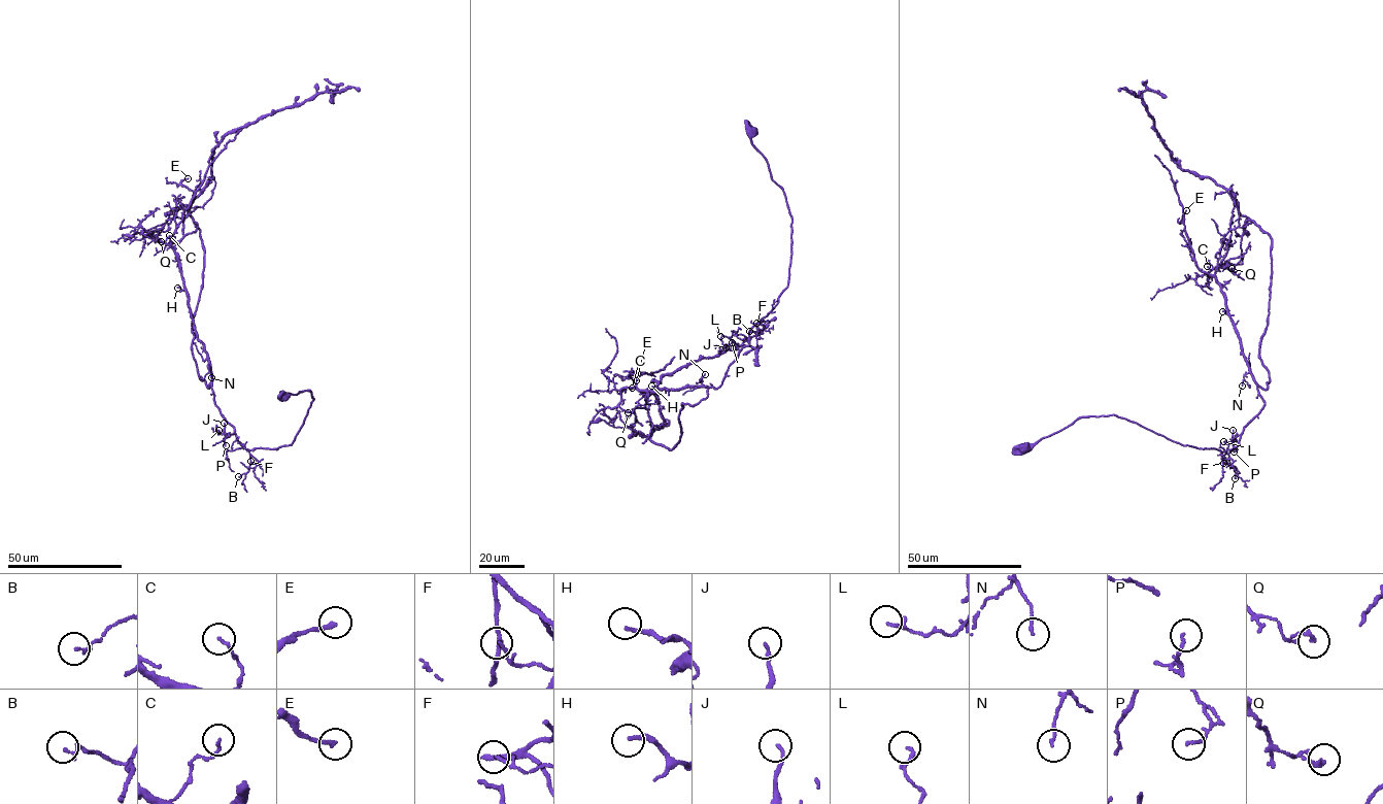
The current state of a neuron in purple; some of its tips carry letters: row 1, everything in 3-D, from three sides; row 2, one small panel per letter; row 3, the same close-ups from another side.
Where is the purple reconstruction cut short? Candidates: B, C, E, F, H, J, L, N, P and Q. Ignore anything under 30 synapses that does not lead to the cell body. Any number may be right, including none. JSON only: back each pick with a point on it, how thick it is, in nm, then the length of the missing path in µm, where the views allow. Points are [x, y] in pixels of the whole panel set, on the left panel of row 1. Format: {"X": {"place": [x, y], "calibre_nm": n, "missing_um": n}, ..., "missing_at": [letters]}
{"H": {"place": [177, 288], "calibre_nm": 160, "missing_um": 35}, "missing_at": ["H"]}

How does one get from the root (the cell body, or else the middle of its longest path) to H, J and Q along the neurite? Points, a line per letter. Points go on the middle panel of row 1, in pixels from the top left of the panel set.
H: (751, 131), (751, 142), (783, 191), (793, 220), (788, 286), (749, 330), (748, 344), (717, 389), (651, 386)
J: (751, 131), (793, 220), (788, 286), (749, 330), (748, 345), (726, 347)
Q: (751, 131), (793, 220), (788, 286), (749, 330), (748, 344), (718, 388), (623, 388), (618, 406), (628, 412)

